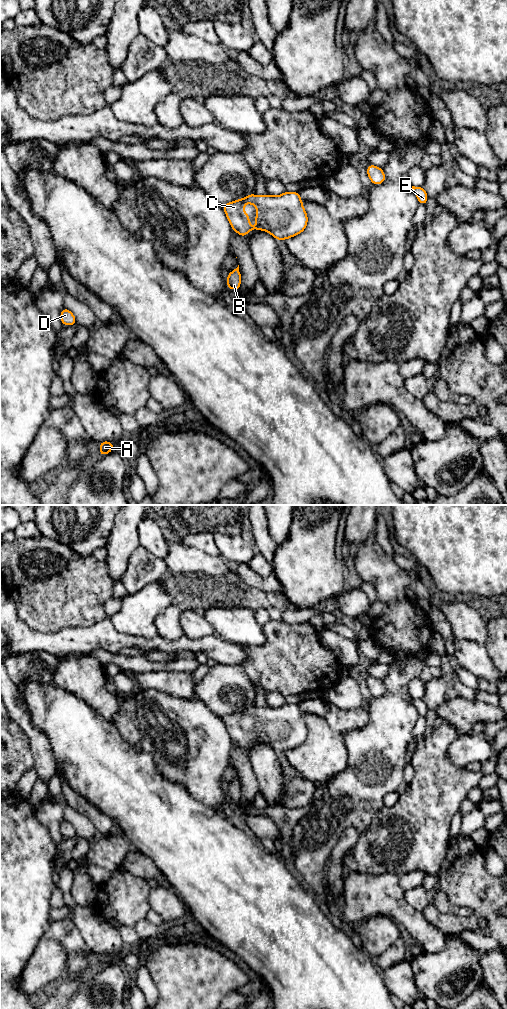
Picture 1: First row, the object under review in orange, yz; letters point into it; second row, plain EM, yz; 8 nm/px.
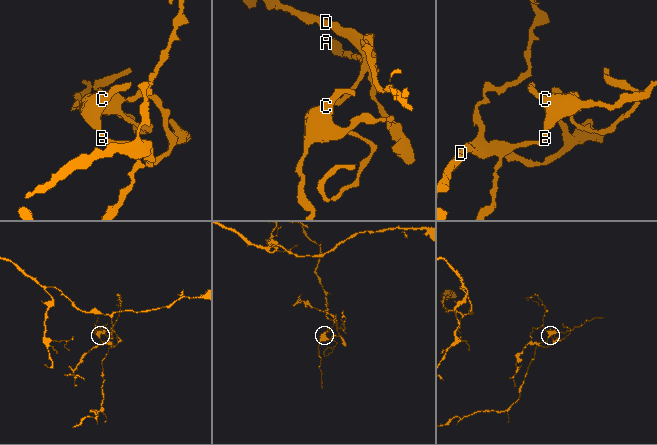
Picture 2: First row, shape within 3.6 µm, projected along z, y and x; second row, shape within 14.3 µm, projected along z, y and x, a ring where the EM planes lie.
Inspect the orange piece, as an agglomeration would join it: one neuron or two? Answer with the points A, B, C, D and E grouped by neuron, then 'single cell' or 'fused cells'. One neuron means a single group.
groups A B C D E; single cell

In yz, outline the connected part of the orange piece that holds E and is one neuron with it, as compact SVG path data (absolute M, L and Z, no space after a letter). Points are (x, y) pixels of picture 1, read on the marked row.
M412 186L412 190L415 193L419 201L419 204L426 205L428 201L426 190L423 187L415 187L415 186Z

